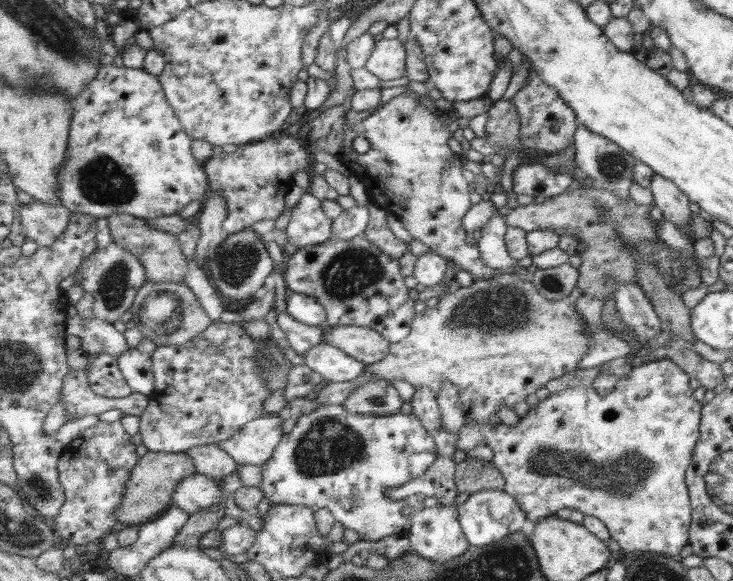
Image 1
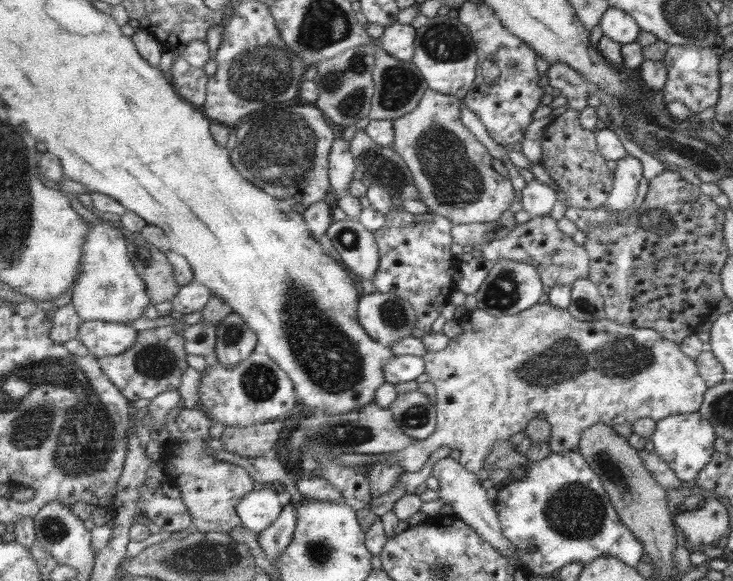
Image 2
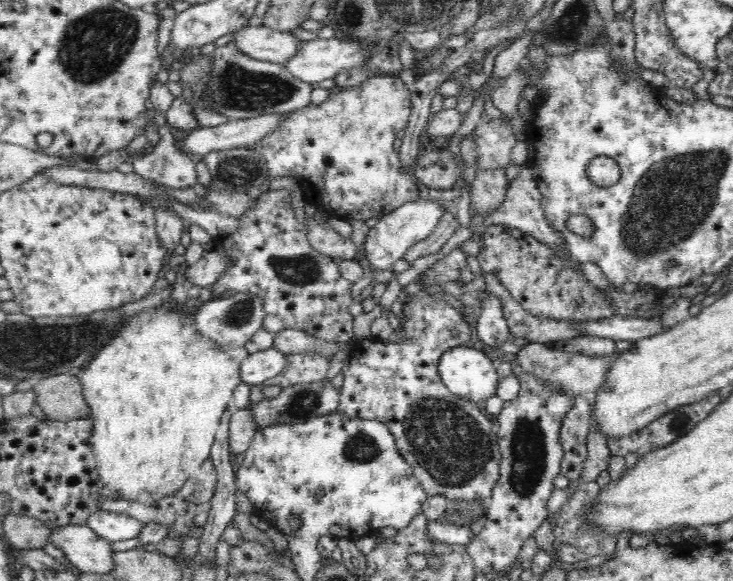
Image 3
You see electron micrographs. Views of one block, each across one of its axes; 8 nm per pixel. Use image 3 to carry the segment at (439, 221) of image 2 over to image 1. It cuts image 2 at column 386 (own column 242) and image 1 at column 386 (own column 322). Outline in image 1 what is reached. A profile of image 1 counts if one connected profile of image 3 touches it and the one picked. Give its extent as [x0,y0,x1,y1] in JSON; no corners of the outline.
[283,236,417,342]

